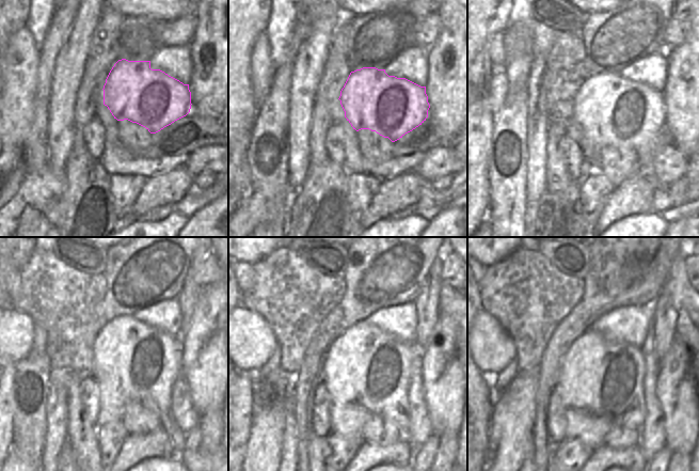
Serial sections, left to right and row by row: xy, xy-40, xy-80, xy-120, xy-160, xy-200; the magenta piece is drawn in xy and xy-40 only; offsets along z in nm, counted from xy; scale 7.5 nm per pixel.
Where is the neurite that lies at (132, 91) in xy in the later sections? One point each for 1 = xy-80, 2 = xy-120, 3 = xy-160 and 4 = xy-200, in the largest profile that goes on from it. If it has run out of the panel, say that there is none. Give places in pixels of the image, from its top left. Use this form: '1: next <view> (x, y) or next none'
1: next xy-80 (608, 110)
2: next xy-120 (131, 360)
3: next xy-160 (366, 371)
4: next xy-200 (601, 381)

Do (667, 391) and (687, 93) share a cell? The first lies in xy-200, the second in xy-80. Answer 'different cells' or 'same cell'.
same cell

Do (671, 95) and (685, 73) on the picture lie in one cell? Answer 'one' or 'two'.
one

